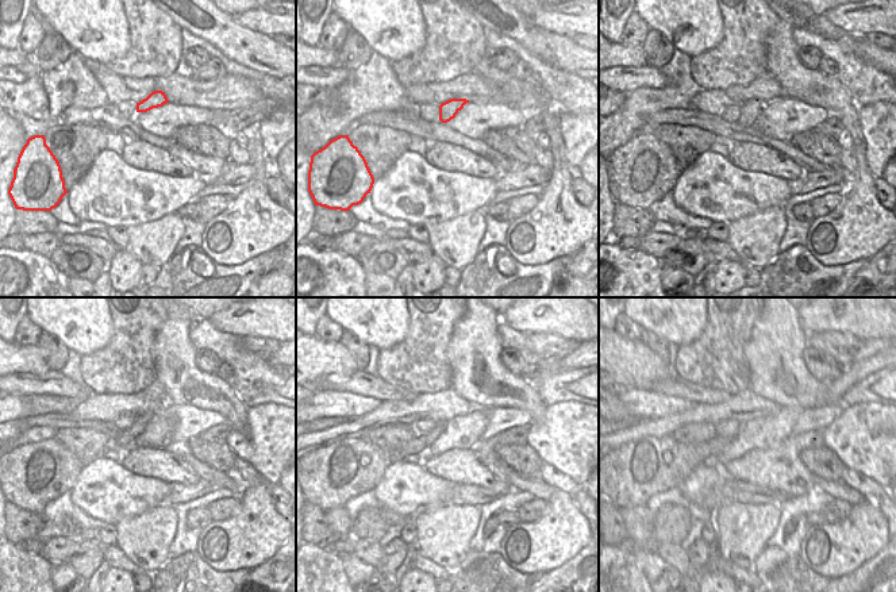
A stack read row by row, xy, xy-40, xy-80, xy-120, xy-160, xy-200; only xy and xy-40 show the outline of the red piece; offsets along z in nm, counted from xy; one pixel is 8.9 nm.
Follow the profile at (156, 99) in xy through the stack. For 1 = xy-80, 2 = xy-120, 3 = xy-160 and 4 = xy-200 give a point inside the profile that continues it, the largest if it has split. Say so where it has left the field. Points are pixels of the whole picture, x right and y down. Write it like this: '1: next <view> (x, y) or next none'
1: next xy-80 (752, 110)
2: next xy-120 (123, 439)
3: next xy-160 (330, 476)
4: next xy-200 (629, 476)

